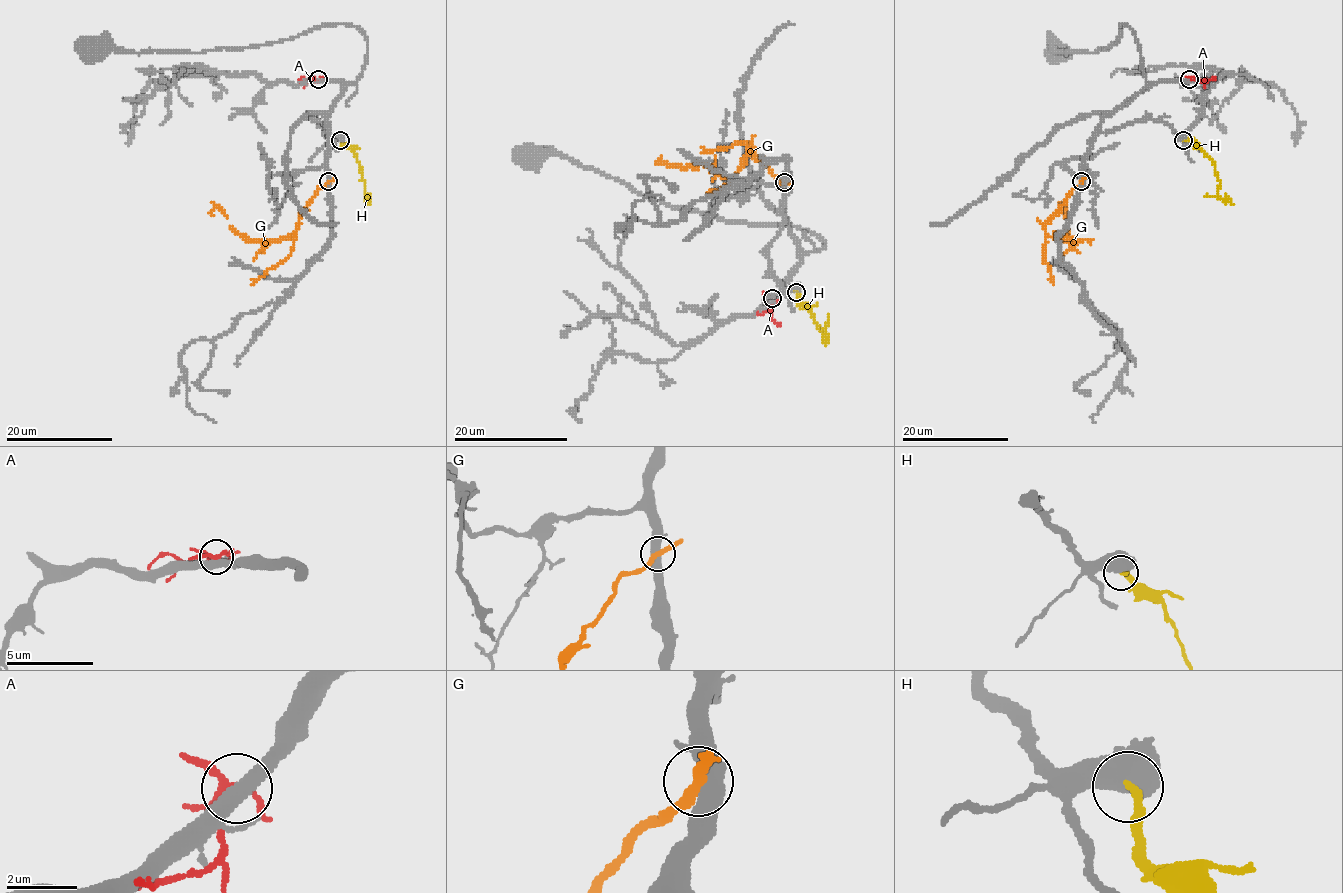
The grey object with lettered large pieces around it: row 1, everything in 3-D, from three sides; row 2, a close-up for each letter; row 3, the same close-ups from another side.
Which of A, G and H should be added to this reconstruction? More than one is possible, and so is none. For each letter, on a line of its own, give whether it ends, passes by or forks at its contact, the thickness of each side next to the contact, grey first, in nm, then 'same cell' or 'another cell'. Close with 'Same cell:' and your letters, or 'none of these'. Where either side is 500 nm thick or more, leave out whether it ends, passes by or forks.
A: it forks | 400/200 nm | another cell
G: it passes by | 440/300 nm | another cell
H: 550/240 nm | another cell
Same cell: none of these

